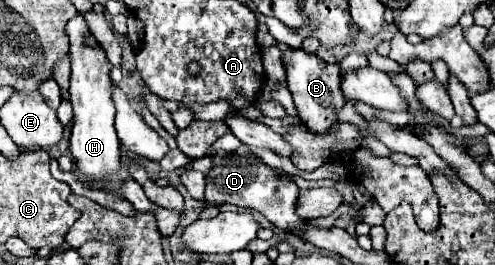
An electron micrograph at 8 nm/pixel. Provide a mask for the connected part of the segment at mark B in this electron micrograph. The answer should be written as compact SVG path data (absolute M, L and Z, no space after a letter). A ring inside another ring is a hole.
M289 48L283 54L283 64L287 68L287 86L289 86L291 94L293 94L293 102L295 102L295 108L297 108L297 116L301 118L301 122L313 134L325 134L325 132L329 132L329 128L337 122L337 112L345 106L345 96L341 92L341 72L339 72L339 66L337 64L327 64L321 58L317 58L315 54L307 54L301 48L299 50Z

